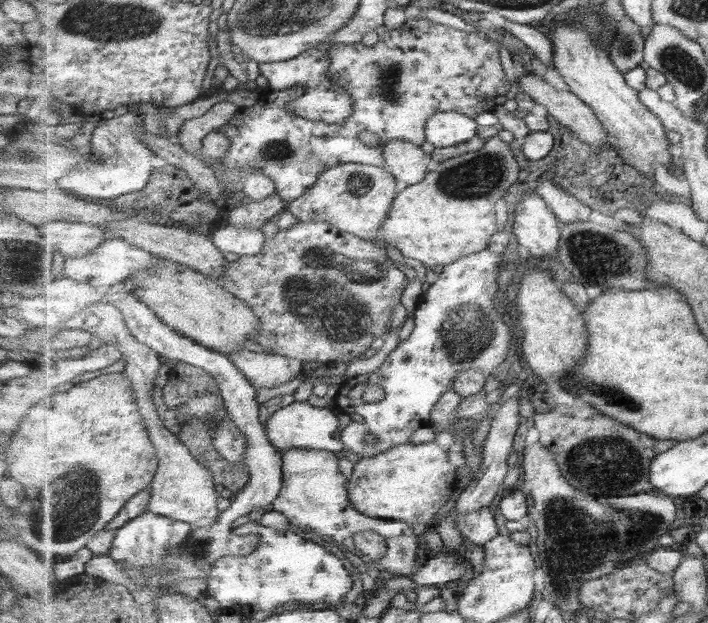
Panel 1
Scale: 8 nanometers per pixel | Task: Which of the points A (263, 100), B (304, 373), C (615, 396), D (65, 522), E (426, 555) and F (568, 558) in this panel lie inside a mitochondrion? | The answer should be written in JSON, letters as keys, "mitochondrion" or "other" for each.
{"A":"other","B":"other","C":"mitochondrion","D":"mitochondrion","E":"other","F":"mitochondrion"}

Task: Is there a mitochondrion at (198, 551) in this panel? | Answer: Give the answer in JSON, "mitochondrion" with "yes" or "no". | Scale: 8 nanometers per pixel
{"mitochondrion":"yes"}

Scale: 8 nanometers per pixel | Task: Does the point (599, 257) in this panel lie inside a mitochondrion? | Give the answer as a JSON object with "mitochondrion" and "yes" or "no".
{"mitochondrion":"yes"}

